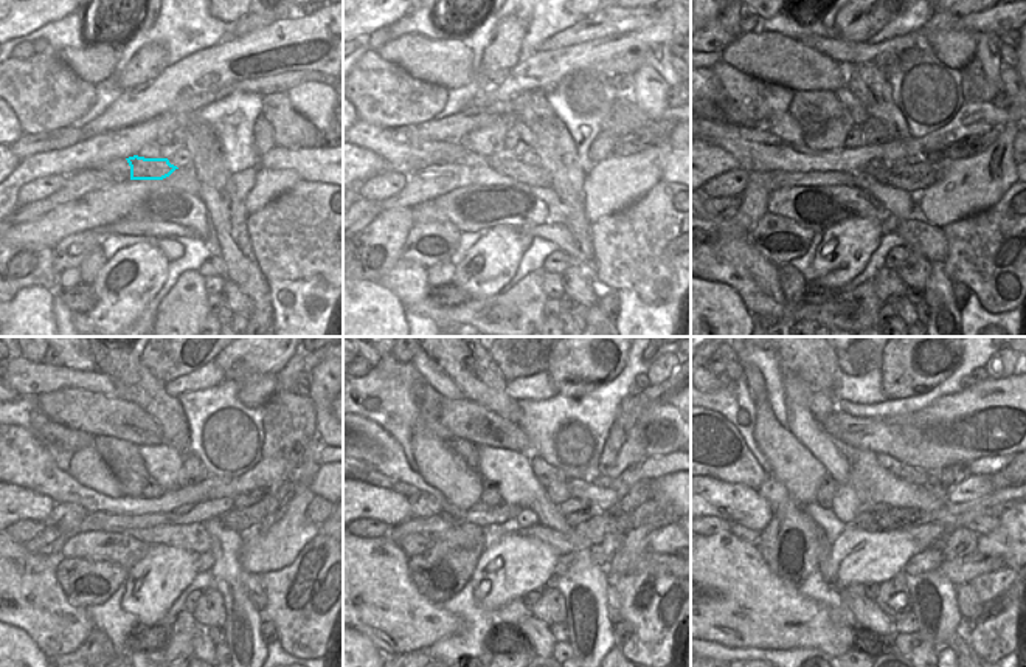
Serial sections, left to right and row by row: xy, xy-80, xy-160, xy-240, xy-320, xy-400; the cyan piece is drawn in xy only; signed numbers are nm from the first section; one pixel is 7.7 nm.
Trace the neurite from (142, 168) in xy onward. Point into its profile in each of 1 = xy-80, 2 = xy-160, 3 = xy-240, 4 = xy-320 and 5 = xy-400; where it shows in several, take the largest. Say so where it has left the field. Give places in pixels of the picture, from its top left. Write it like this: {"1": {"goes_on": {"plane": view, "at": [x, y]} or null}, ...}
{"1": {"goes_on": {"plane": "xy-80", "at": [531, 176]}}, "2": {"goes_on": {"plane": "xy-160", "at": [922, 174]}}, "3": {"goes_on": {"plane": "xy-240", "at": [242, 515]}}, "4": {"goes_on": {"plane": "xy-320", "at": [620, 517]}}, "5": {"goes_on": {"plane": "xy-400", "at": [955, 515]}}}

